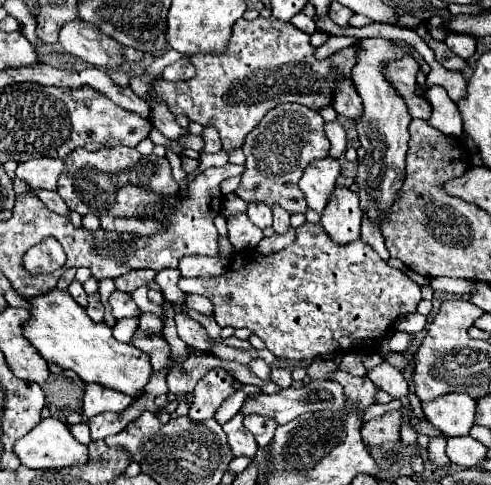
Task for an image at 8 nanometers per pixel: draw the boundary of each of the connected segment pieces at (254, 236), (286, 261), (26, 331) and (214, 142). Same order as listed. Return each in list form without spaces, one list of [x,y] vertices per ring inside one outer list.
[[[245,213],[229,217],[227,225],[229,225],[229,241],[233,243],[235,249],[253,249],[263,239],[263,231],[255,227]]]
[[[303,223],[297,227],[295,241],[271,255],[253,251],[239,251],[231,259],[231,269],[217,277],[181,279],[183,293],[199,293],[215,307],[215,321],[219,327],[247,327],[259,335],[275,357],[283,359],[315,359],[325,355],[345,355],[365,347],[377,347],[379,341],[395,333],[393,325],[399,317],[413,313],[421,301],[421,287],[403,271],[393,269],[361,239],[347,245],[335,245],[323,227],[317,223]]]
[[[55,287],[25,301],[31,305],[31,319],[23,325],[23,335],[47,361],[75,371],[85,383],[101,383],[133,397],[143,393],[151,375],[147,355],[129,343],[119,343],[105,323],[91,323],[85,309],[71,299],[69,291]]]
[[[205,127],[205,131],[203,131],[203,141],[205,141],[203,153],[217,153],[217,151],[221,151],[219,133],[217,133],[213,127]]]

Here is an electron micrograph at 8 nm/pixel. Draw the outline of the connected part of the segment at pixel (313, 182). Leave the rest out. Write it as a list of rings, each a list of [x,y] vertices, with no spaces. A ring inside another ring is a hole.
[[[333,157],[315,161],[307,167],[307,171],[303,173],[303,179],[299,181],[299,187],[305,193],[309,209],[323,213],[327,199],[331,199],[331,195],[335,191],[339,173],[341,173],[341,165]]]

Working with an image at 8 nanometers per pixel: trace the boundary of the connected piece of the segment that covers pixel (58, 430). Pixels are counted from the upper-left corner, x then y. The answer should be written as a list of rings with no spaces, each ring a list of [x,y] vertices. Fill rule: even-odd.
[[[47,417],[41,419],[33,431],[29,431],[27,435],[23,435],[21,439],[17,439],[15,443],[15,453],[21,461],[21,465],[29,467],[29,469],[55,469],[55,467],[71,467],[71,465],[83,465],[89,457],[87,457],[87,447],[81,445],[69,431],[67,425],[63,425],[59,419],[55,417]]]

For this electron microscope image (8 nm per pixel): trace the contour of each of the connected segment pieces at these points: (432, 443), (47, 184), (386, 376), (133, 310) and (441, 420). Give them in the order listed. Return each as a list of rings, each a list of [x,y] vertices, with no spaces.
[[[429,437],[429,457],[433,463],[445,467],[449,465],[449,459],[445,455],[445,439],[443,437]]]
[[[39,157],[39,159],[19,163],[15,173],[17,173],[17,179],[25,181],[31,189],[55,191],[57,189],[57,177],[61,171],[63,171],[61,159]]]
[[[381,363],[377,365],[375,369],[367,371],[367,377],[377,385],[381,387],[383,391],[387,391],[393,399],[403,399],[409,395],[409,383],[407,379],[403,377],[401,371],[397,371],[395,367],[387,365],[387,363]]]
[[[113,291],[109,297],[109,305],[111,305],[111,313],[117,321],[125,319],[125,317],[141,317],[141,309],[133,303],[131,295],[127,295],[127,293]]]
[[[449,393],[423,405],[429,423],[445,437],[469,435],[475,419],[475,399],[465,393]]]

